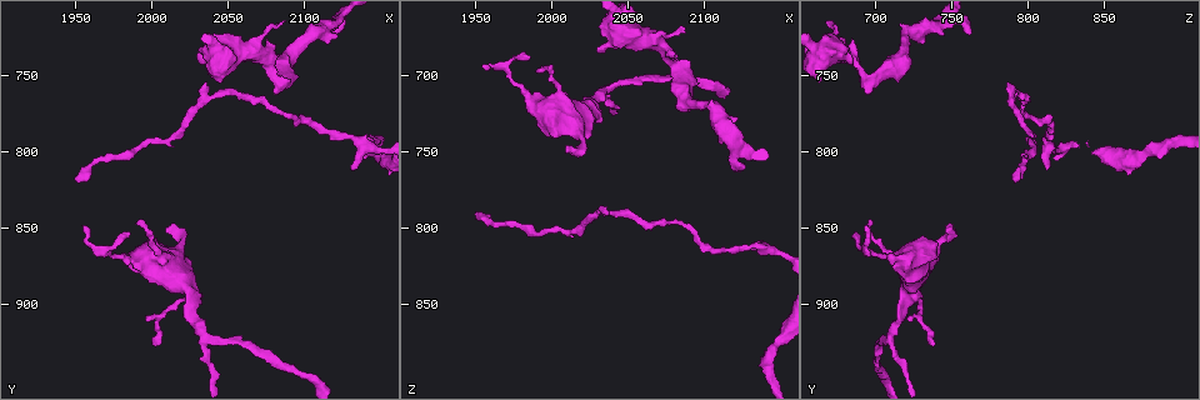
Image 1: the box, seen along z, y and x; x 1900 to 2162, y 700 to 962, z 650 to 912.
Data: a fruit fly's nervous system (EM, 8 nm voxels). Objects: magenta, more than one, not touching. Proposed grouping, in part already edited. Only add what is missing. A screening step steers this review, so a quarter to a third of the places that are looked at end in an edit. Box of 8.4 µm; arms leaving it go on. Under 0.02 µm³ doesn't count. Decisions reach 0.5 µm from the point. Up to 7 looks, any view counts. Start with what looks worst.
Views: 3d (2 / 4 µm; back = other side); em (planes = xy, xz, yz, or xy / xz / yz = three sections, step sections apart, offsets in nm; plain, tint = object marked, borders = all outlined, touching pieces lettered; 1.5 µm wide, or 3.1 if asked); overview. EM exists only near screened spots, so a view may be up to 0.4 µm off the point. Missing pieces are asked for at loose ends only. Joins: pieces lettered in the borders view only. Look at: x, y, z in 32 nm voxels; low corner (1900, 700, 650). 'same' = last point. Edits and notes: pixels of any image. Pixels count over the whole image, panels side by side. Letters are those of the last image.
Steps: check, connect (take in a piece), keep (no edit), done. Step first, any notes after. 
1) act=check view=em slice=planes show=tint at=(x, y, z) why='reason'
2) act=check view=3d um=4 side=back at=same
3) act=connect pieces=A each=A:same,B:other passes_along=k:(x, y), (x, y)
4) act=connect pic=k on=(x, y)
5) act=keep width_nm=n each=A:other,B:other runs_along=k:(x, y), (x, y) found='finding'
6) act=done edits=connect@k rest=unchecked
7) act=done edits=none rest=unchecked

act=check view=3d um=4 at=(1952, 818, 790) why='an open end'

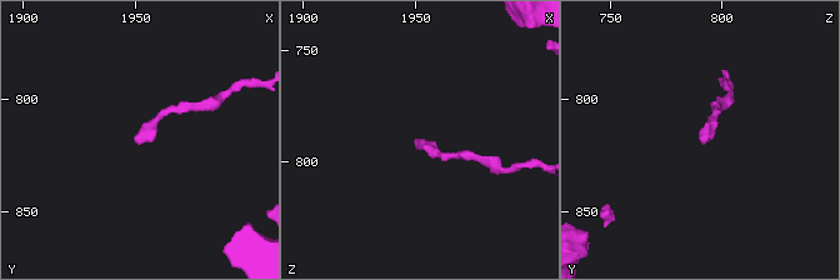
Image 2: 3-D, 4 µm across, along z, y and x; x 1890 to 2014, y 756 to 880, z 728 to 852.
act=check view=em slice=xz step=4 show=tint at=(1950, 820, 792)

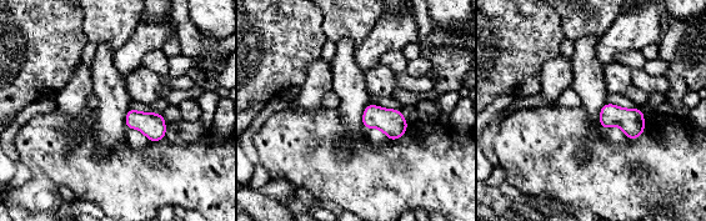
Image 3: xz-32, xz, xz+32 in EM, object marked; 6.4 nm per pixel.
act=check view=em slice=planes show=borders at=same why='another direction'

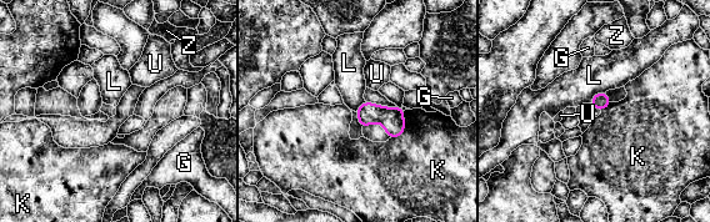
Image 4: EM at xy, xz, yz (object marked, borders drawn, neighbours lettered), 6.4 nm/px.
act=keep each=G:other,K:other,L:other,U:other,Z:other border=4:(404, 111), (404, 131), (390, 139) found='no lettered piece goes on from it'

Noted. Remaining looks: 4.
act=check view=em slice=planes show=plain at=(2028, 740, 684)

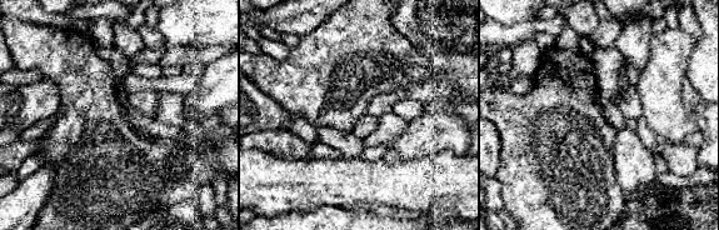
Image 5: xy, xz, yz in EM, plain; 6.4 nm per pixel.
act=check view=em slice=planes show=borders at=same why='see the neighbours'

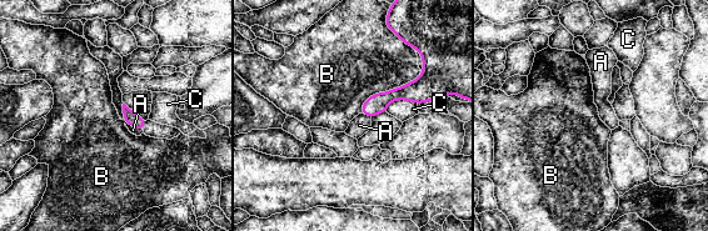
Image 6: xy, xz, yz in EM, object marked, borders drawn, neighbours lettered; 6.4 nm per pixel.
act=keep each=A:other,B:other,C:other runs_along=6:(423, 88), (390, 95), (364, 110) found='no lettered piece goes on from it'

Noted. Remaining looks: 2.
act=check view=em slice=xy step=4 show=tint at=(2002, 926, 738) why='tapers out'

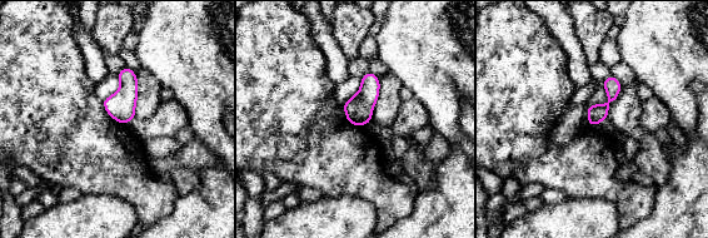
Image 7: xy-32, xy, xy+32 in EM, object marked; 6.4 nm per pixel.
act=check view=em slice=xy step=4 show=borders at=same why='see the neighbours'

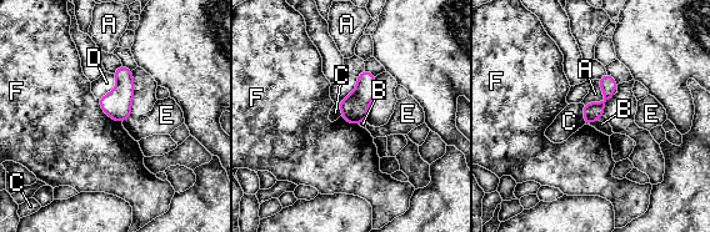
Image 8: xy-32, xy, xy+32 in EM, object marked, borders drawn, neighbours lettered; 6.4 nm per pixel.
act=keep each=A:other,B:other,C:other,D:other,E:other,F:other runs_along=8:(606, 77), (606, 99), (588, 120) found='none of them fits'

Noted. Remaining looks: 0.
act=done edits=none rest=unchecked

